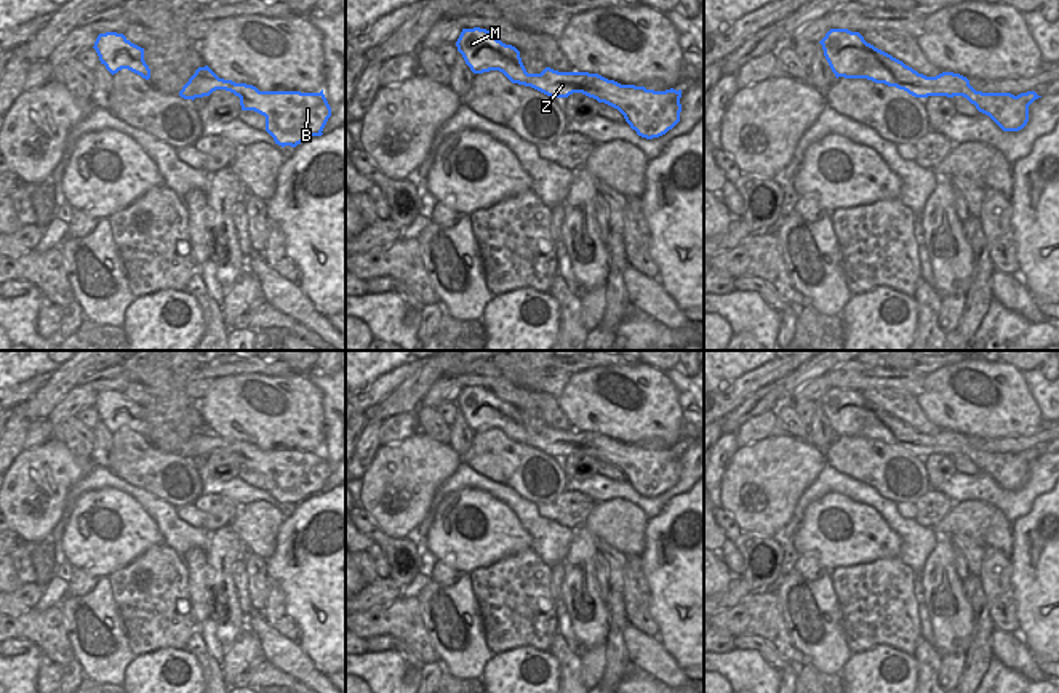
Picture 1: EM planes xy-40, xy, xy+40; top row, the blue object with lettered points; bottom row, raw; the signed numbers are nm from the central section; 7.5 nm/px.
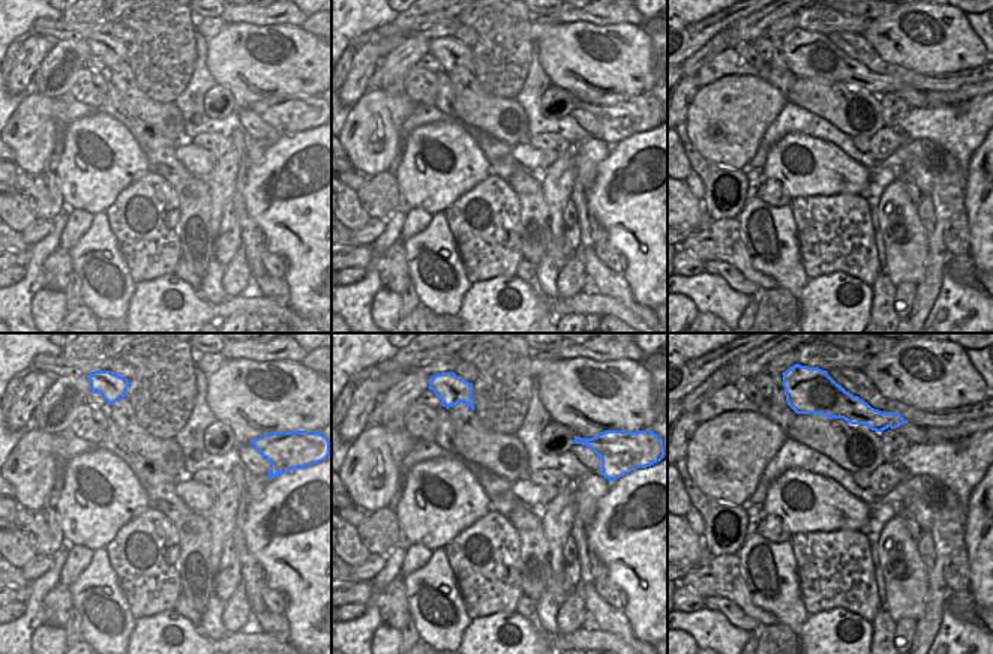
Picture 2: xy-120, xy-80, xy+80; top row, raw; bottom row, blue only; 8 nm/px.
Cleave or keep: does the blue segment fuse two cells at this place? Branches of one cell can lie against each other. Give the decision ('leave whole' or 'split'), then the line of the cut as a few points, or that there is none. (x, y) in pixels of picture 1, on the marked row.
leave whole; cut none

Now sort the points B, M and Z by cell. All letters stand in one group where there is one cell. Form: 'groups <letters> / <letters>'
groups B M Z

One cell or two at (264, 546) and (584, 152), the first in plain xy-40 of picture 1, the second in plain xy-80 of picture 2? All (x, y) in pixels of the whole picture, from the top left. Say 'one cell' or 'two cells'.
one cell

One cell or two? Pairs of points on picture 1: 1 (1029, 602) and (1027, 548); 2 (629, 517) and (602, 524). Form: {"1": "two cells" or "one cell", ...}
{"1": "one cell", "2": "one cell"}

